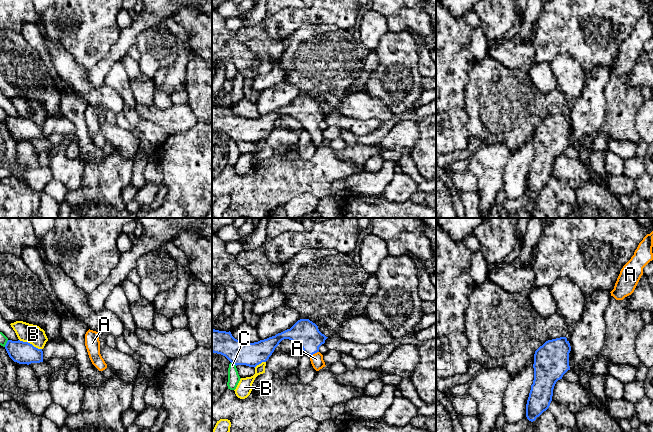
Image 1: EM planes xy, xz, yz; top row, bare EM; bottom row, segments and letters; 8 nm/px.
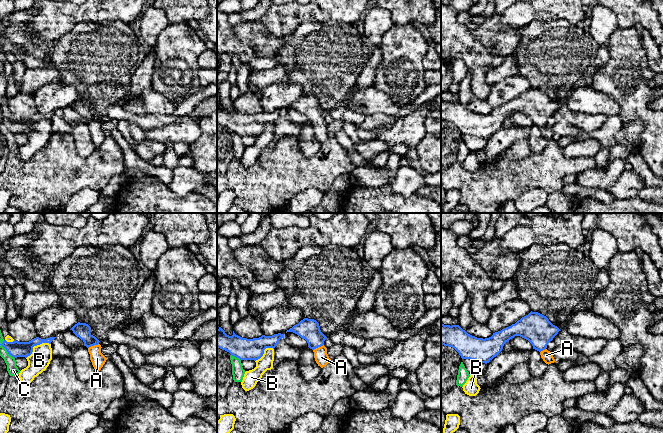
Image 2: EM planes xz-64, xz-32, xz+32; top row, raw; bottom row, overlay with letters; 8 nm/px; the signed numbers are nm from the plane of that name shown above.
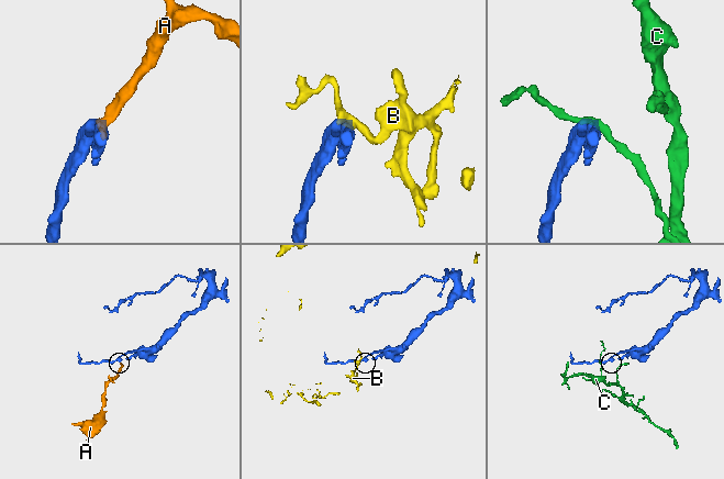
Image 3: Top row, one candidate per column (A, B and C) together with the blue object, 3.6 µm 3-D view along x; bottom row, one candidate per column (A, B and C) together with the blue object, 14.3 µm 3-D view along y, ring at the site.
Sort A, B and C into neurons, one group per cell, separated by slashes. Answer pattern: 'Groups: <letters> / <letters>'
Groups: A / B / C

